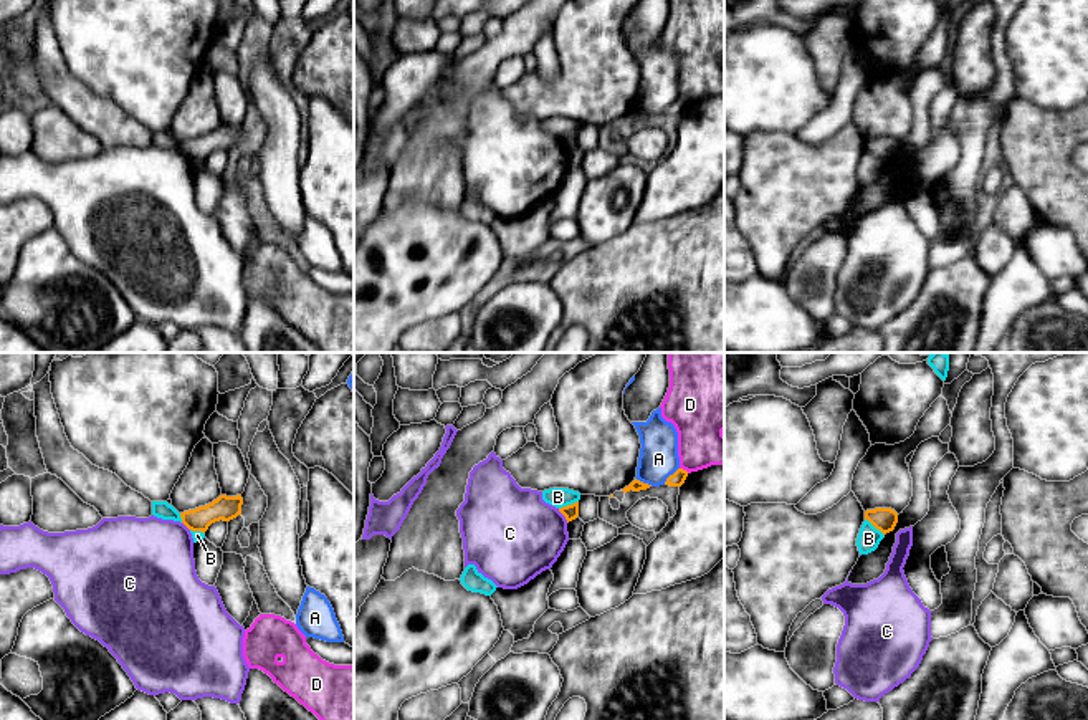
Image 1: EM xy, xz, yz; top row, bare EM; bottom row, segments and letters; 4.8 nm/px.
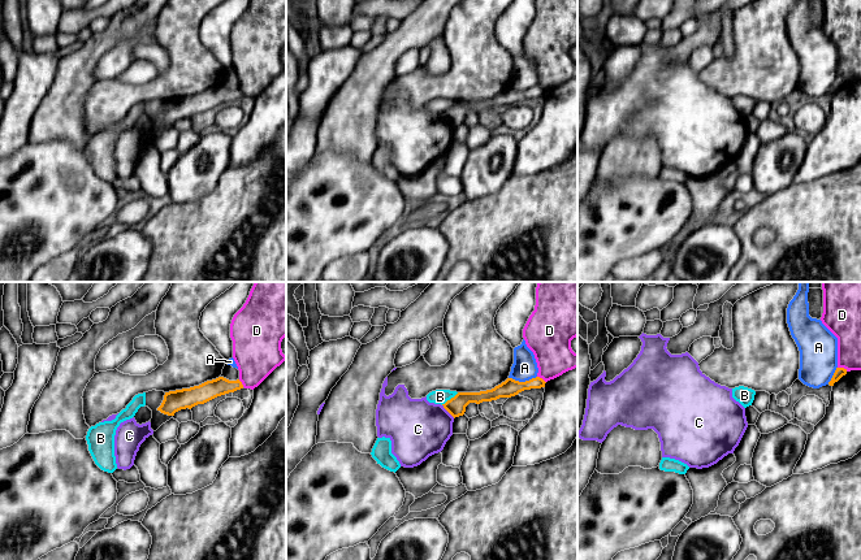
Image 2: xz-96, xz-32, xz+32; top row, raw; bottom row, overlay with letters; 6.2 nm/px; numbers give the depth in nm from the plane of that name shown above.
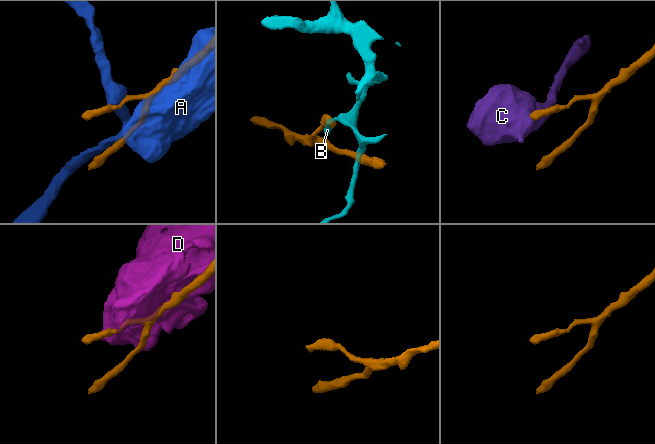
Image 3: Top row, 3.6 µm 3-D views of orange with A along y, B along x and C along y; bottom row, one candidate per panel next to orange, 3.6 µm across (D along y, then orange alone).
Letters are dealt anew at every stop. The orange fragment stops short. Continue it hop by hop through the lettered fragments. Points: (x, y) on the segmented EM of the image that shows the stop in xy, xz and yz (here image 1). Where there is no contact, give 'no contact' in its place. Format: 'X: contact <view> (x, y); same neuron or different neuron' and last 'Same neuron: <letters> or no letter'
A: contact xz (670, 475); different neuron
B: contact xz (567, 505); different neuron
C: contact xz (563, 513); different neuron
D: contact xz (685, 470); different neuron
Same neuron: no letter

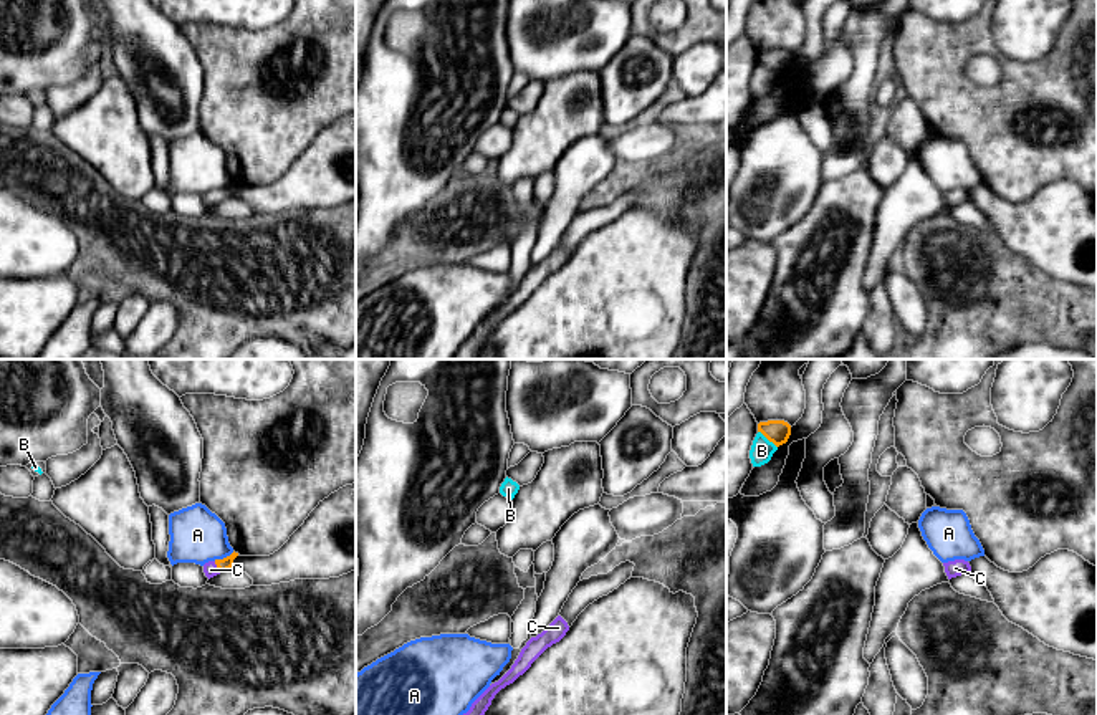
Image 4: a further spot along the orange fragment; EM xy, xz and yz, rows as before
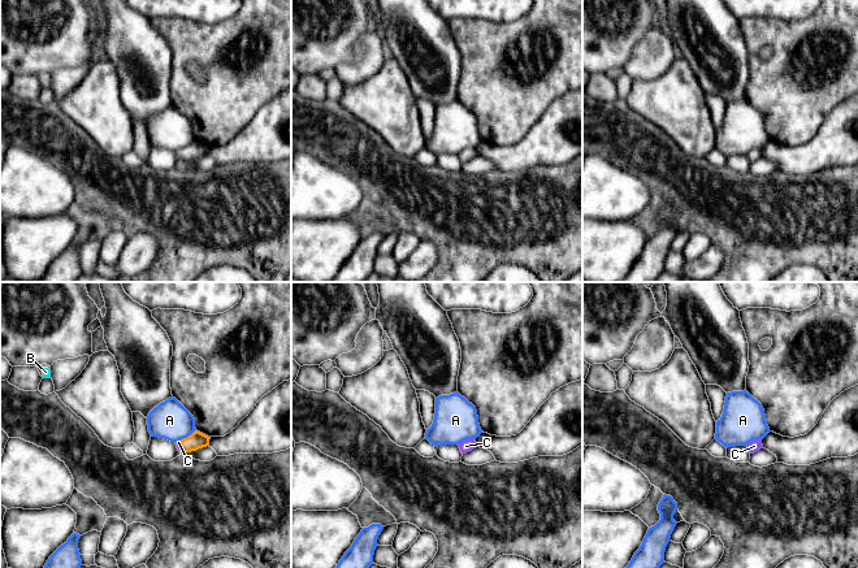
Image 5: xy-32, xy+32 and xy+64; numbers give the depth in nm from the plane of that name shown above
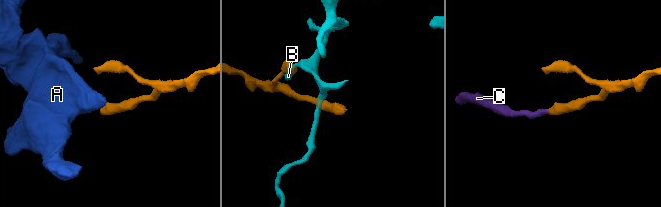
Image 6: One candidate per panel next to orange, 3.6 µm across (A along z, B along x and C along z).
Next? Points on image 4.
A: contact xy (224, 558); different neuron
B: contact yz (768, 439); different neuron
C: contact xy (217, 566); same neuron
Same neuron: C

